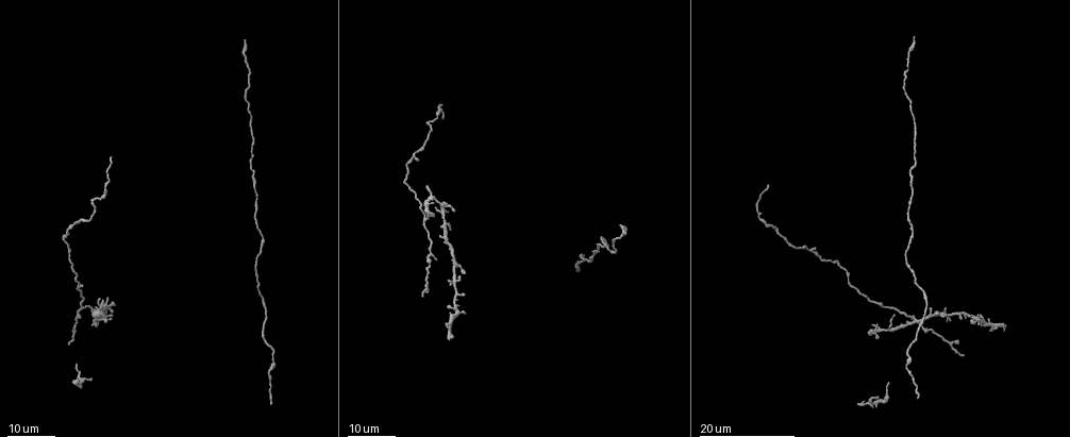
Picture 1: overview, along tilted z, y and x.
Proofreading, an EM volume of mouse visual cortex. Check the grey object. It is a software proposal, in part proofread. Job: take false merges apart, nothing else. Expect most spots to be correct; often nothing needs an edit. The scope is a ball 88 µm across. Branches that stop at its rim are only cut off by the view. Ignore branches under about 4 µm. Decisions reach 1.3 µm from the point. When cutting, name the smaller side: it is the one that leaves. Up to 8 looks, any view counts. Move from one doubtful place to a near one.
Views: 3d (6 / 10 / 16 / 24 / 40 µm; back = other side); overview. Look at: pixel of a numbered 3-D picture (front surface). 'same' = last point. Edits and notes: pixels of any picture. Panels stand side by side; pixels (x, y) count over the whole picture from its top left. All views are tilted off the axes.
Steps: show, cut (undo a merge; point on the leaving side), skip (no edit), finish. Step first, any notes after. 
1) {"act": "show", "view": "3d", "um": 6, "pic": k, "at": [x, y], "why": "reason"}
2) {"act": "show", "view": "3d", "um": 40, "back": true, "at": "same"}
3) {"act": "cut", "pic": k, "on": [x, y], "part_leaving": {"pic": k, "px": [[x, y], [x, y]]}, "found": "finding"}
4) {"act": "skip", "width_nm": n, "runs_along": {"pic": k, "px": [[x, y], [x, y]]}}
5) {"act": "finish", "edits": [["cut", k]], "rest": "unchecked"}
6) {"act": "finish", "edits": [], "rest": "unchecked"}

{"act": "show", "view": "3d", "um": 16, "pic": 1, "at": [107, 180], "why": "a narrow waist"}

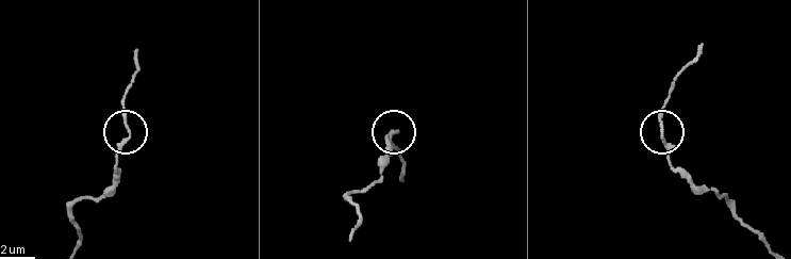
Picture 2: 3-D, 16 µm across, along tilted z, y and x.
{"act": "show", "view": "3d", "um": 6, "pic": 2, "at": [662, 129]}

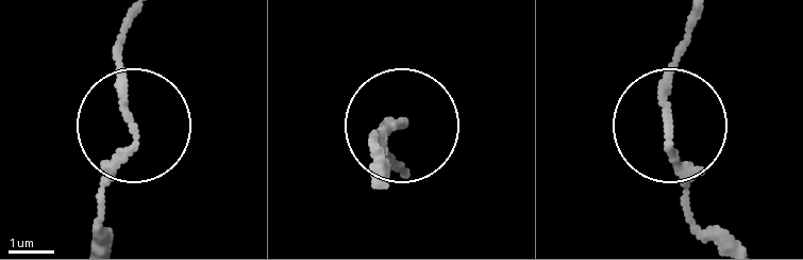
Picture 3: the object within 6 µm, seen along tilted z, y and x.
{"act": "skip", "runs_along": {"pic": 3, "px": [[90, 236], [107, 176], [135, 140], [116, 50], [127, 10]]}, "found": "one neuron here"}

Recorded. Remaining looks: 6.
{"act": "show", "view": "3d", "um": 16, "pic": 1, "at": [414, 155], "why": "thin arm on a thick one"}

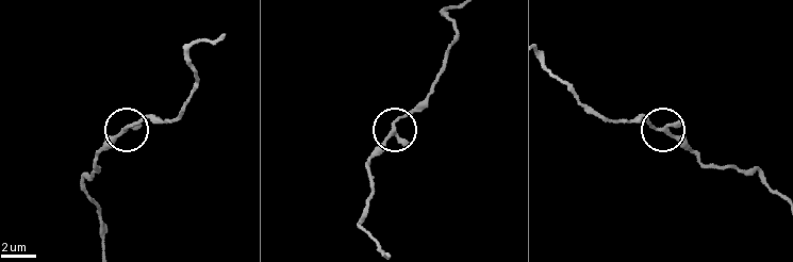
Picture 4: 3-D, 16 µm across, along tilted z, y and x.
{"act": "show", "view": "3d", "um": 6, "pic": 4, "at": [124, 132]}

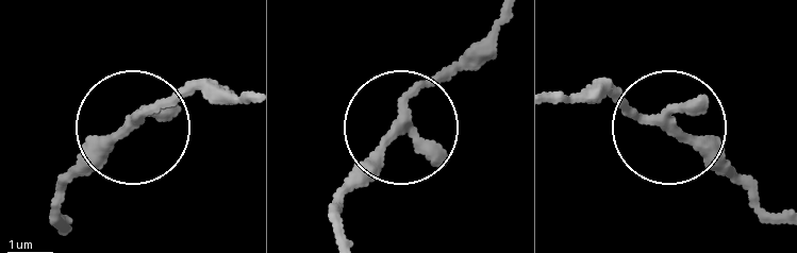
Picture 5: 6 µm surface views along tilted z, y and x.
{"act": "skip", "arms": 3, "runs_along": {"pic": 5, "px": [[776, 220], [677, 134], [594, 83]]}, "found": "continuous, no second neuron"}

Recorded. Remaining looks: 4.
{"act": "show", "view": "3d", "um": 16, "pic": 1, "at": [96, 311], "why": "calibre changes"}

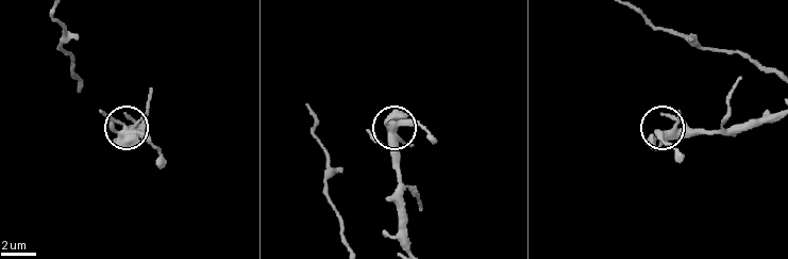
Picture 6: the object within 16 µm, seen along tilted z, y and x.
{"act": "show", "view": "3d", "um": 10, "pic": 6, "at": [398, 127]}

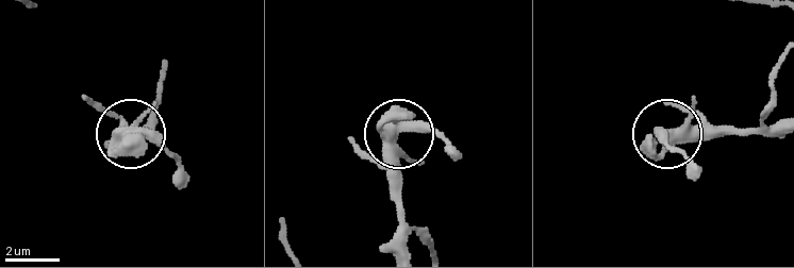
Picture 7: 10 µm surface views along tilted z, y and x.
{"act": "skip", "found": "one neuron here"}

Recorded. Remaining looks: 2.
{"act": "show", "view": "3d", "um": 16, "pic": 1, "at": [78, 308], "why": "sudden change in width"}

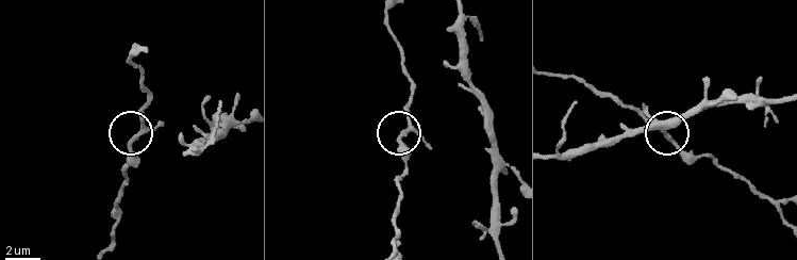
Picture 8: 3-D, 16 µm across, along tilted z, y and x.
{"act": "show", "view": "3d", "um": 6, "pic": 8, "at": [403, 135]}

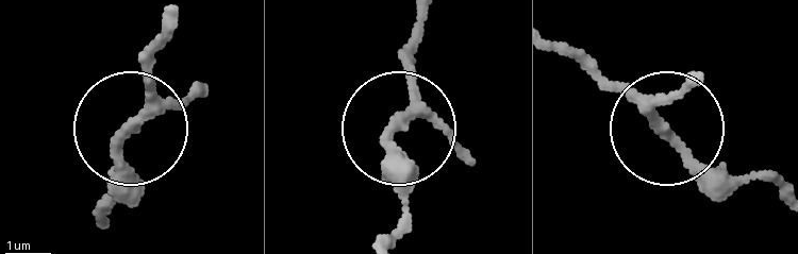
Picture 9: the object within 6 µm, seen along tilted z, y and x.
{"act": "skip", "found": "continuous, no second neuron"}

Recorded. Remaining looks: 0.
{"act": "finish", "edits": [], "rest": "unchecked"}

